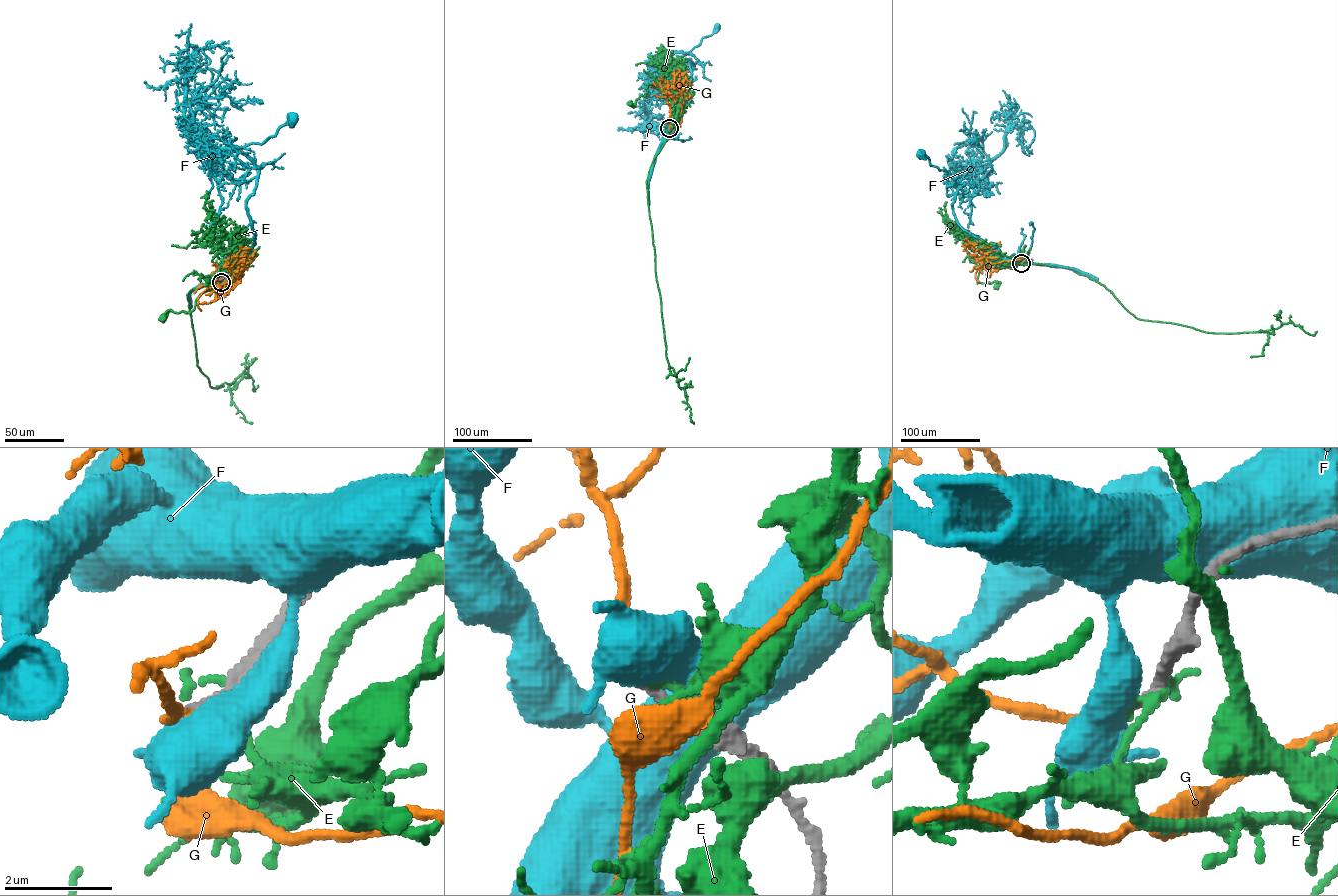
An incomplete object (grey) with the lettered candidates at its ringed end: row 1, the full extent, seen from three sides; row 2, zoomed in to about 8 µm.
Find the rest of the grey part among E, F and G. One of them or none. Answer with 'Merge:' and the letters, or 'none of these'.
Merge: G

